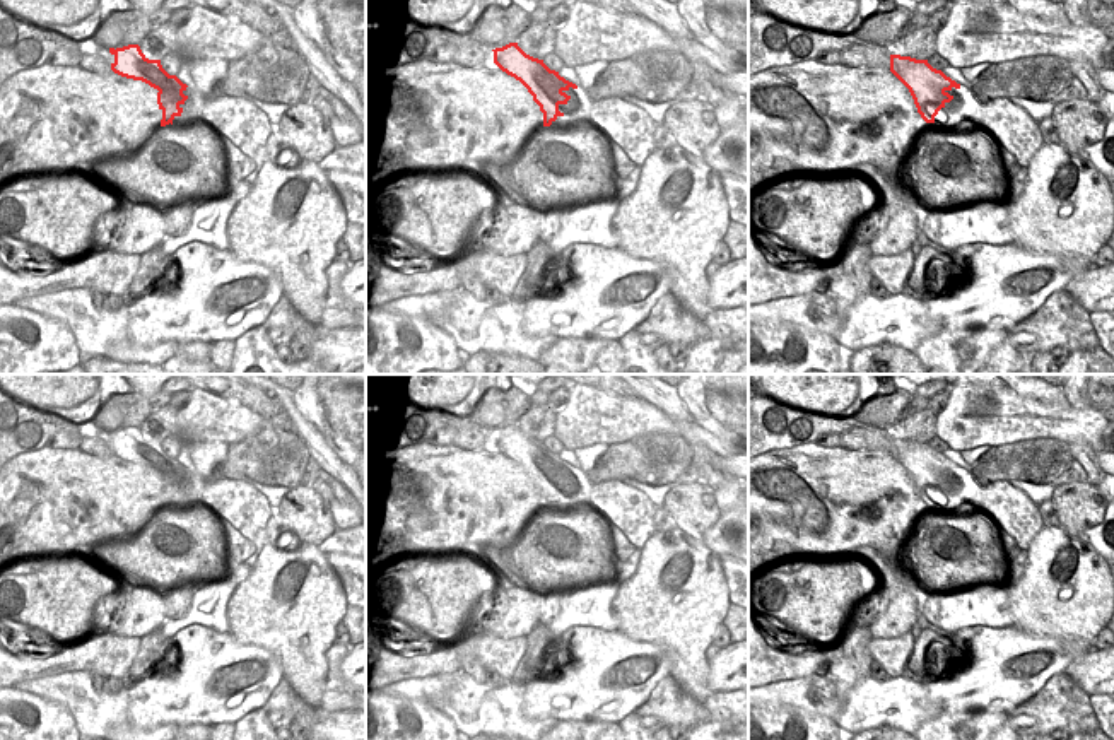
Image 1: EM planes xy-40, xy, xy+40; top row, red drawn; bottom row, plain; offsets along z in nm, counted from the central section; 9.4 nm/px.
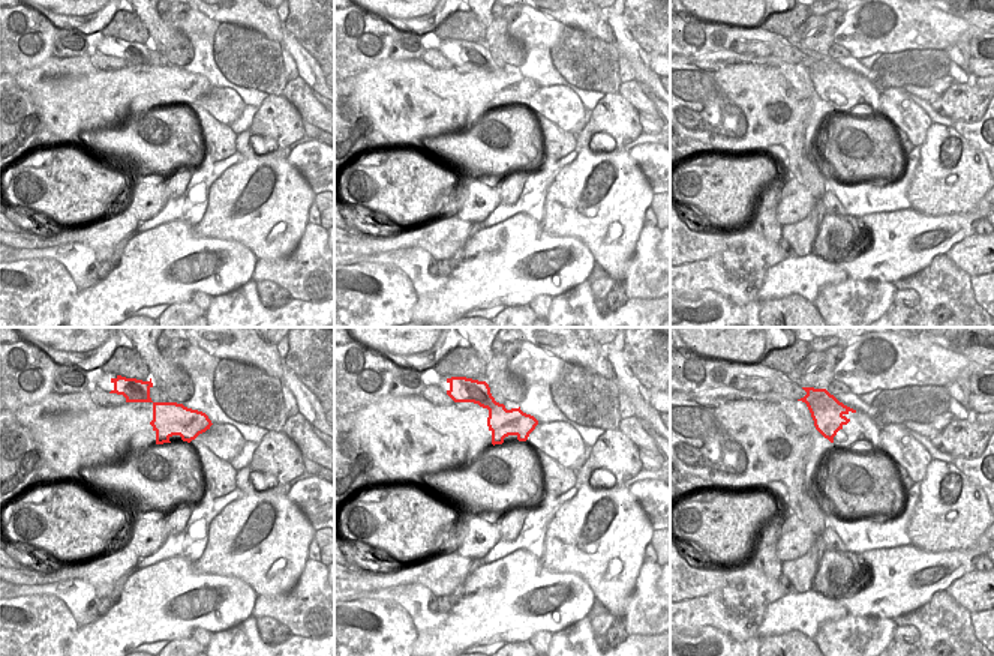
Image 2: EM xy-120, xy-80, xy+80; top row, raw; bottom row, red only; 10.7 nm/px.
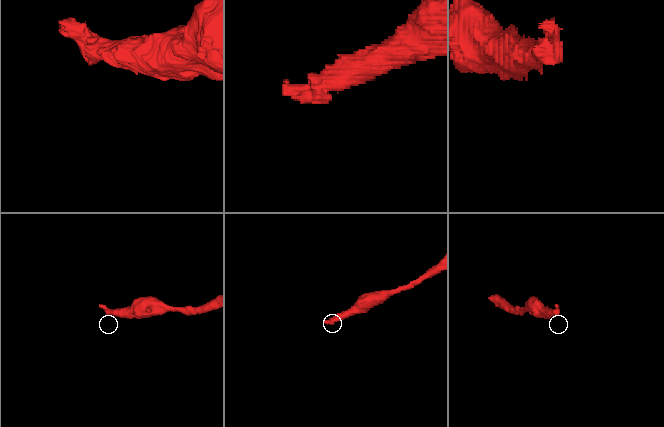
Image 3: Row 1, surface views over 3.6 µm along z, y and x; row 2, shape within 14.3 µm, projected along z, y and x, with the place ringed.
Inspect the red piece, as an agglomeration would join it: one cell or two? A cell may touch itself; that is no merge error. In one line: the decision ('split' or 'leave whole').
split

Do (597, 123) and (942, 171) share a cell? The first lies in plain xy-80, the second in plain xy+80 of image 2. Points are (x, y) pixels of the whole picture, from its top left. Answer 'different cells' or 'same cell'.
different cells

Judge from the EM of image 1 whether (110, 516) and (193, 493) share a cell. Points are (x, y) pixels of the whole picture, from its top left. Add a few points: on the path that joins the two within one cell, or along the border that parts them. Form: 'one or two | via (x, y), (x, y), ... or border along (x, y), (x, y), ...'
two | border along (183, 475), (187, 482), (171, 506)

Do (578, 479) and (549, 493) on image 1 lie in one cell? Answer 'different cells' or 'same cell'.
different cells

